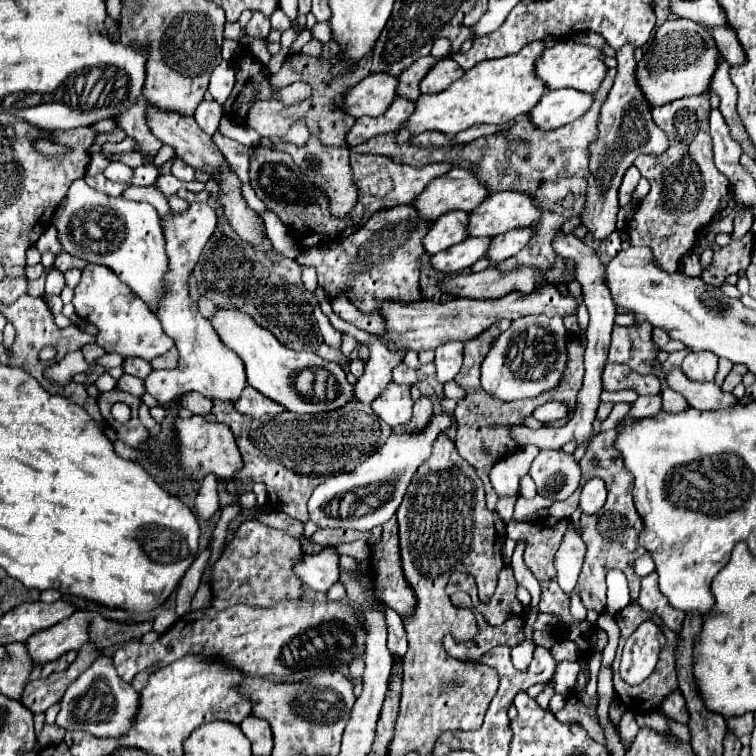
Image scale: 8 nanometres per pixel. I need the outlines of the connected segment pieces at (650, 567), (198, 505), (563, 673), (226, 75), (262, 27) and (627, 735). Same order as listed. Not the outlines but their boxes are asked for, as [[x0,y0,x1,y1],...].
[[636,553,654,577],[195,474,219,520],[552,661,581,695],[210,60,234,103],[246,13,270,39],[619,710,640,742]]

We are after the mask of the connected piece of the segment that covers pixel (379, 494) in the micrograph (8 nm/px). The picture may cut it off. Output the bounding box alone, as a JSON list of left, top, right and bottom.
[308,413,452,531]

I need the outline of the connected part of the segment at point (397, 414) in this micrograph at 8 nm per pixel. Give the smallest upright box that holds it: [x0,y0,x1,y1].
[372,383,412,427]

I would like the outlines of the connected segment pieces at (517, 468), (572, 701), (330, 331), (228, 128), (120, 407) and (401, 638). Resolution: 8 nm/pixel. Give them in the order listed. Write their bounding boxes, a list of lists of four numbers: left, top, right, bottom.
[[490,447,540,497],[556,693,604,743],[314,313,344,349],[218,114,261,147],[111,403,131,424],[382,607,406,655]]

